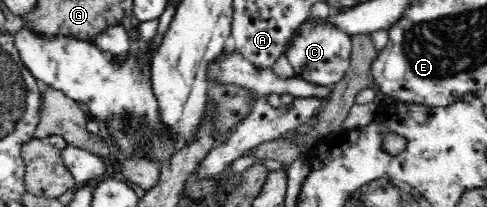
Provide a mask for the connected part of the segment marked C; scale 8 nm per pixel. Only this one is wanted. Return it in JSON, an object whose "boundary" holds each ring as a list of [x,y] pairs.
{"boundary":[[[309,16],[293,32],[290,41],[291,48],[287,58],[296,72],[295,75],[318,86],[334,86],[350,68],[352,51],[351,37],[333,27],[327,20]]]}

